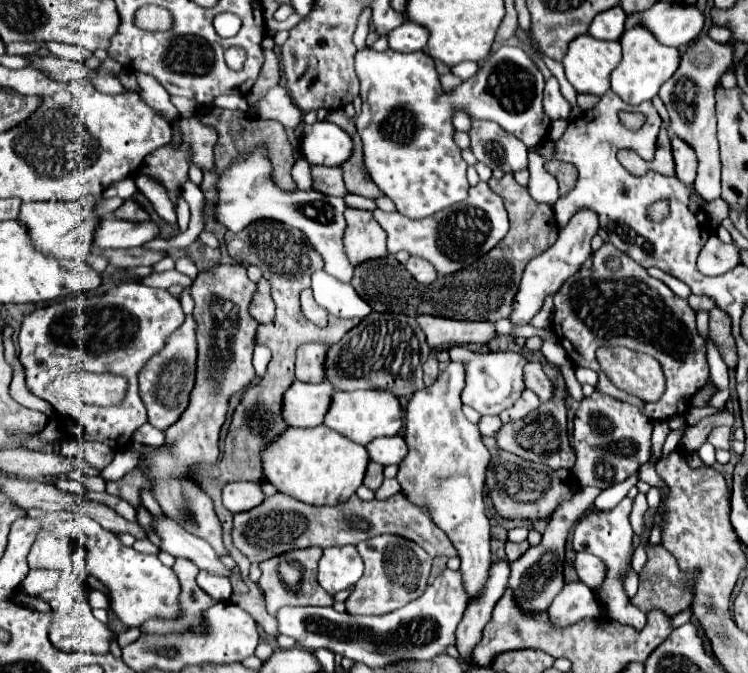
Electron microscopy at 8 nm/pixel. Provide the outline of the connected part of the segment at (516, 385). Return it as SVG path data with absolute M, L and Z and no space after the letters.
M463 346L452 347L449 350L450 359L465 363L465 389L461 393L463 405L473 407L481 415L499 415L501 411L509 409L523 393L523 367L529 363L527 357L513 351L493 351L493 353L479 353Z

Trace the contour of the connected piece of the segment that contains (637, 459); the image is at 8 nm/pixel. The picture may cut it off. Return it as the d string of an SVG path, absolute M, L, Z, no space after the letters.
M595 389L593 395L581 401L581 409L577 409L575 415L573 451L577 461L573 475L577 477L579 485L607 489L639 471L639 467L647 463L651 455L651 431L653 421L645 417L639 407L607 397Z

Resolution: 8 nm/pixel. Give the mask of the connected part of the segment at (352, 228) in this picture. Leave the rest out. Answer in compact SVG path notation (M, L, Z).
M345 209L345 253L353 265L387 255L387 235L371 211Z

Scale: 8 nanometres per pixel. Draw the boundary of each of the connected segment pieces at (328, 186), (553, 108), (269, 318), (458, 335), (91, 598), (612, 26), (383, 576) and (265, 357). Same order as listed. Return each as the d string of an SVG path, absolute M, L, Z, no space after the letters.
M315 165L313 167L313 187L321 193L327 193L327 195L337 195L337 197L347 195L341 167Z
M549 77L545 83L545 99L543 99L545 113L555 119L569 119L571 117L571 105L559 91L559 83L555 77Z
M261 279L257 283L257 295L255 295L255 307L251 309L251 315L259 321L259 323L271 323L275 319L275 303L271 301L271 293L269 293L269 281Z
M417 317L421 329L427 335L427 343L431 347L439 347L443 343L479 343L485 345L497 337L495 325L491 321L455 321L443 317Z
M96 589L87 593L87 600L92 609L107 609L110 604L106 595Z
M613 7L607 9L603 13L599 13L589 27L589 35L595 39L607 39L607 41L617 41L623 31L625 31L625 11L621 7Z
M379 535L359 543L357 551L365 563L365 573L345 601L347 613L385 615L423 595L433 559L419 545L415 545L413 541L407 541L405 537Z
M255 345L255 351L253 351L253 367L255 367L257 377L263 377L269 359L271 359L271 351L265 345Z

